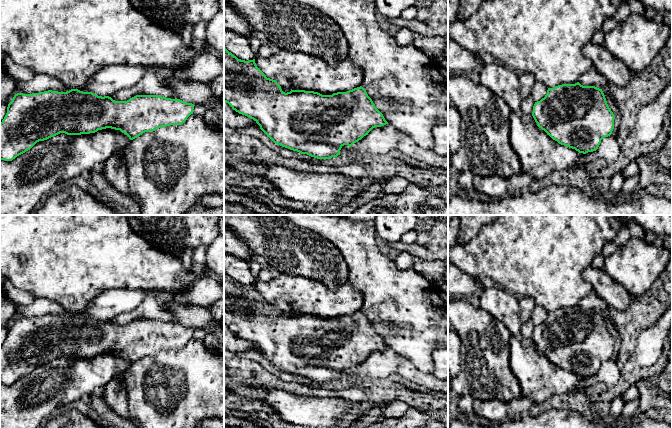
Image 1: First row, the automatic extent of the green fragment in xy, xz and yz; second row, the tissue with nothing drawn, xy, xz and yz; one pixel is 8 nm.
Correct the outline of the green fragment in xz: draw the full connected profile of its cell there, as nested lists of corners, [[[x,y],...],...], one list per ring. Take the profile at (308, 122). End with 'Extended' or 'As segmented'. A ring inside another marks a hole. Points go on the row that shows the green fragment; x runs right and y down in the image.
[[[225,47],[224,102],[253,119],[274,143],[317,159],[337,157],[344,145],[351,147],[373,128],[388,124],[362,86],[332,95],[292,89],[285,93],[257,67],[255,59],[238,59]]]. As segmented

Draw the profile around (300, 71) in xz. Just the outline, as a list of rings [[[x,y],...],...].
[[[276,50],[268,58],[257,55],[255,63],[267,78],[276,80],[281,89],[289,86],[292,90],[314,91],[322,95],[347,92],[360,87],[364,77],[362,69],[354,65],[350,57],[341,58],[334,65],[330,65],[322,58],[303,52]]]

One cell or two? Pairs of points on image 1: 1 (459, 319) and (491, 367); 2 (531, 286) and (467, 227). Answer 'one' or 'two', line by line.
1: one
2: two

